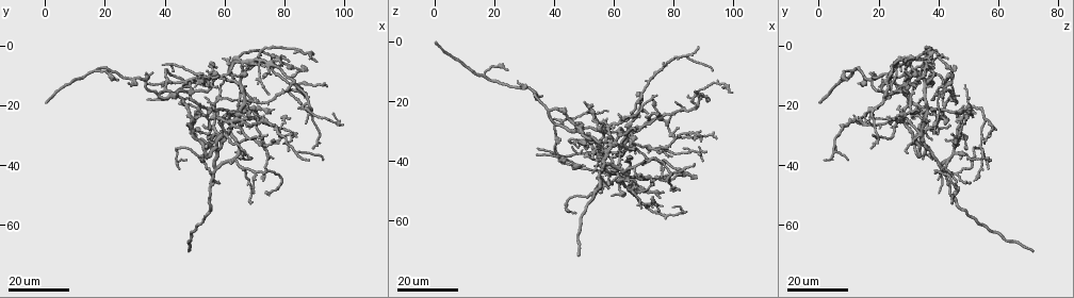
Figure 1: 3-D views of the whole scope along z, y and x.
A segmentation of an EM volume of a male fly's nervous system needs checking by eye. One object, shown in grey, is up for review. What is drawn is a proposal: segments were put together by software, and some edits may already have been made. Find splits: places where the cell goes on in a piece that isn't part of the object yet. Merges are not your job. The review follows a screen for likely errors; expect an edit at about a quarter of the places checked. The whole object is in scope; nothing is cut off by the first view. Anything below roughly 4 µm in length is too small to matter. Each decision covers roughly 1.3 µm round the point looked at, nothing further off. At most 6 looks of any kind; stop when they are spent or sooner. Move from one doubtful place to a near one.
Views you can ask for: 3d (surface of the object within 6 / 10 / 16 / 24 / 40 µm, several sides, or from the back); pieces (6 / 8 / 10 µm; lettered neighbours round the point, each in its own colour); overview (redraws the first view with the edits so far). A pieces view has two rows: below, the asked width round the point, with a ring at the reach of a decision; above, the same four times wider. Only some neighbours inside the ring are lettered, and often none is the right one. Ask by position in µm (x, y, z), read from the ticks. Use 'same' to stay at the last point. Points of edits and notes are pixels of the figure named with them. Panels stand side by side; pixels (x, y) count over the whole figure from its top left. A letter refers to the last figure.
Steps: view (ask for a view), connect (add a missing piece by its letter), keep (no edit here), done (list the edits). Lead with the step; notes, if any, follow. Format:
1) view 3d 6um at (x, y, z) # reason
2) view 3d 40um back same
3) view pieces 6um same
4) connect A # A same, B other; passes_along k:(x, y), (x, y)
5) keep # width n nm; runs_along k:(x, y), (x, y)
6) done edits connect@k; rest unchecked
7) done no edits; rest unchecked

view 3d 16um at (34, 17, 37) # long arm stops here

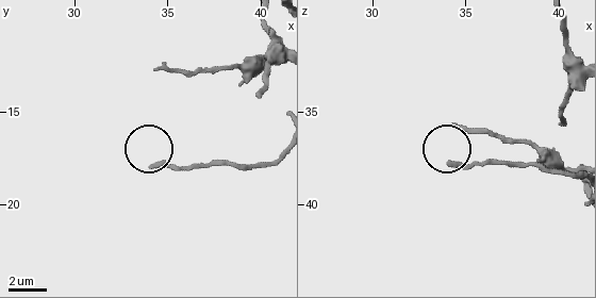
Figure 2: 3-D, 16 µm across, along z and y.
view pieces 10um at (34.2, 18.0, 37.9) # see the neighbours

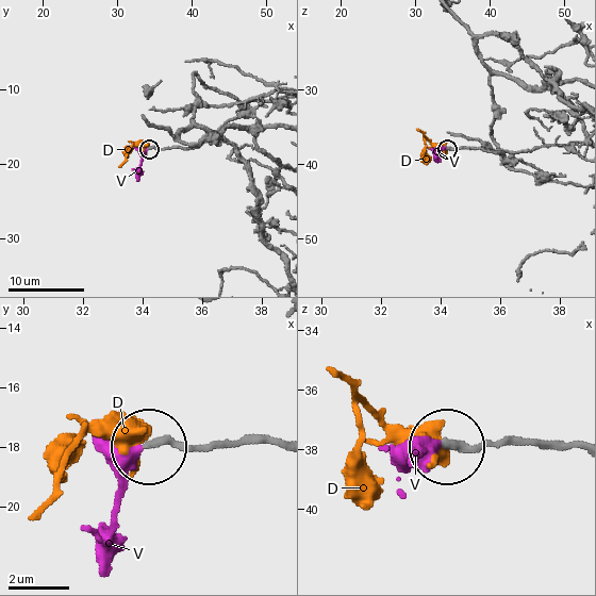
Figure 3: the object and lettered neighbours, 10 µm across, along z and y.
connect V # D other, V same; passes_along 3:(519, 443), (439, 443), (415, 458); the cell continues

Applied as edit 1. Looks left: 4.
view 3d 16um at (76, 21, 50) # thin end

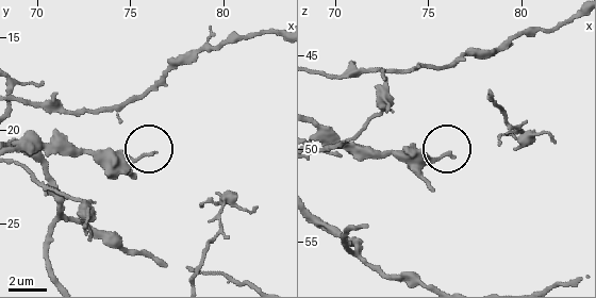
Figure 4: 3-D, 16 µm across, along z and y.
view 3d 10um at (76.1, 21.2, 50.5)

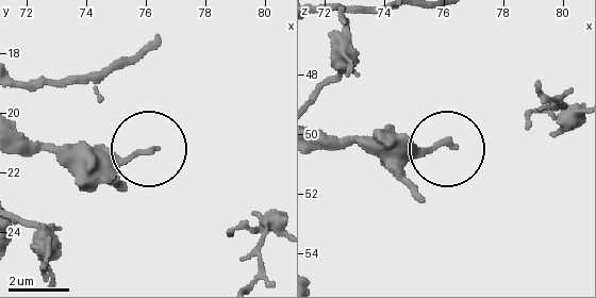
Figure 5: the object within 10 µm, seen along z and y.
view pieces 8um at (76.2, 21.3, 50.3) # see the neighbours

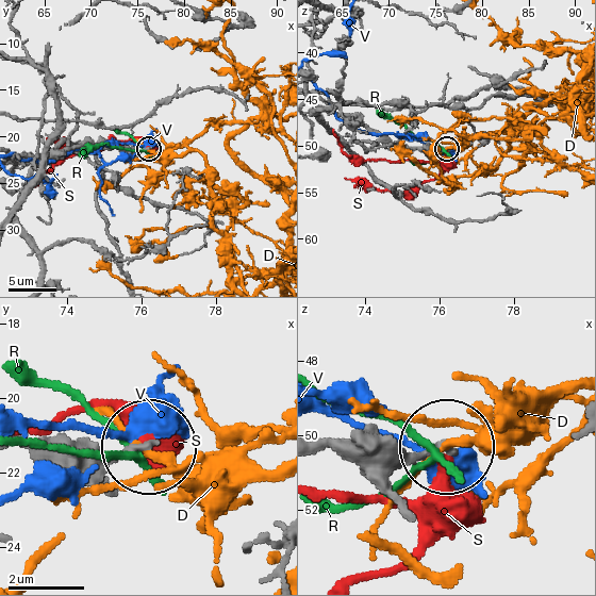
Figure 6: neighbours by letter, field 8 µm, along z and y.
keep # D other, R other, S other, V other; no lettered piece goes on from it

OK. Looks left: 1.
done edits connect@3; rest unchecked

